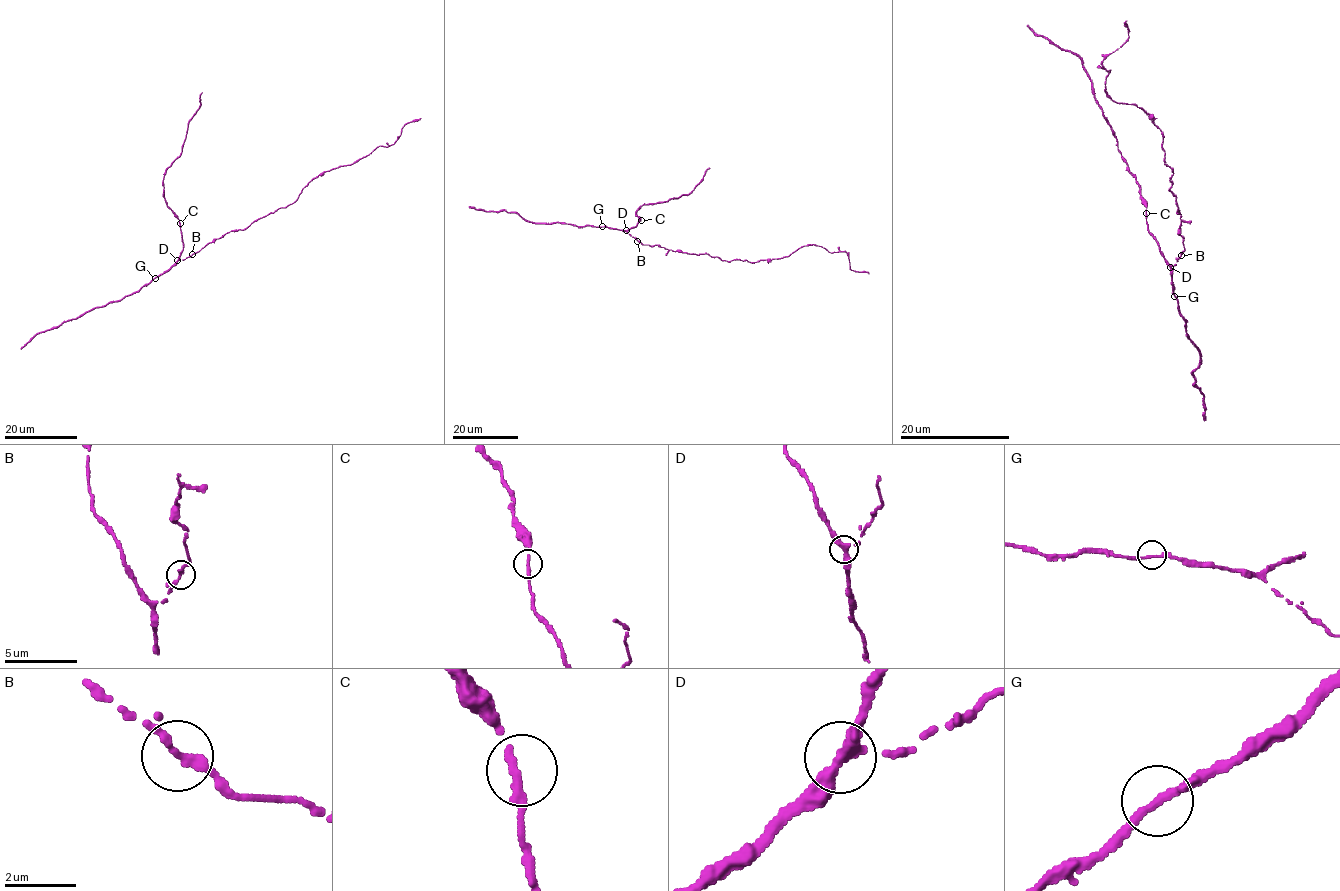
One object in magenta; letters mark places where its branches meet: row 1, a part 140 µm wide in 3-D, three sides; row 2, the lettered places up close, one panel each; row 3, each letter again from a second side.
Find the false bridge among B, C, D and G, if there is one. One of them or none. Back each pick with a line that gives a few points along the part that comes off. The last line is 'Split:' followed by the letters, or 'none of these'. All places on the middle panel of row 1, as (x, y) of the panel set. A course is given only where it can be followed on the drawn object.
Split: none of these

